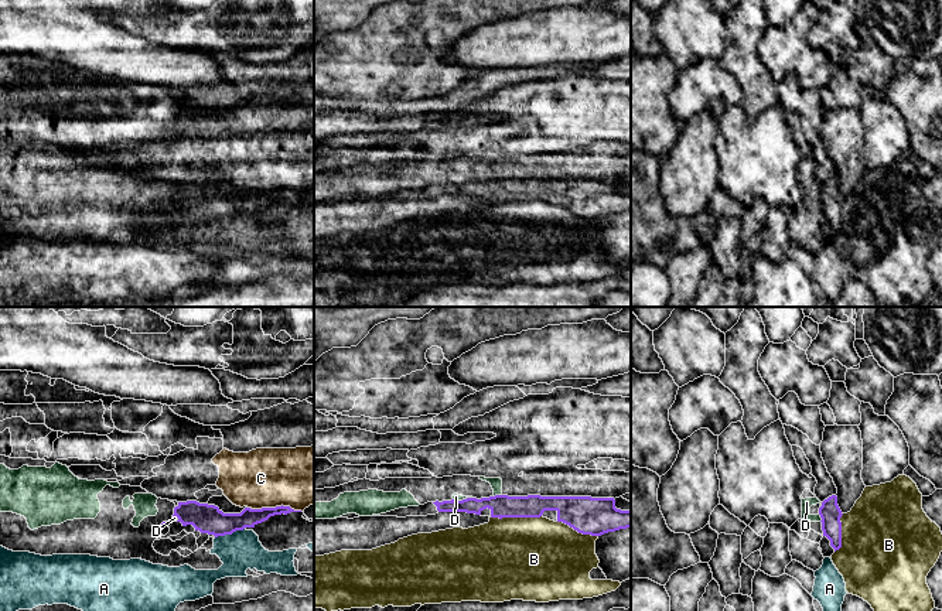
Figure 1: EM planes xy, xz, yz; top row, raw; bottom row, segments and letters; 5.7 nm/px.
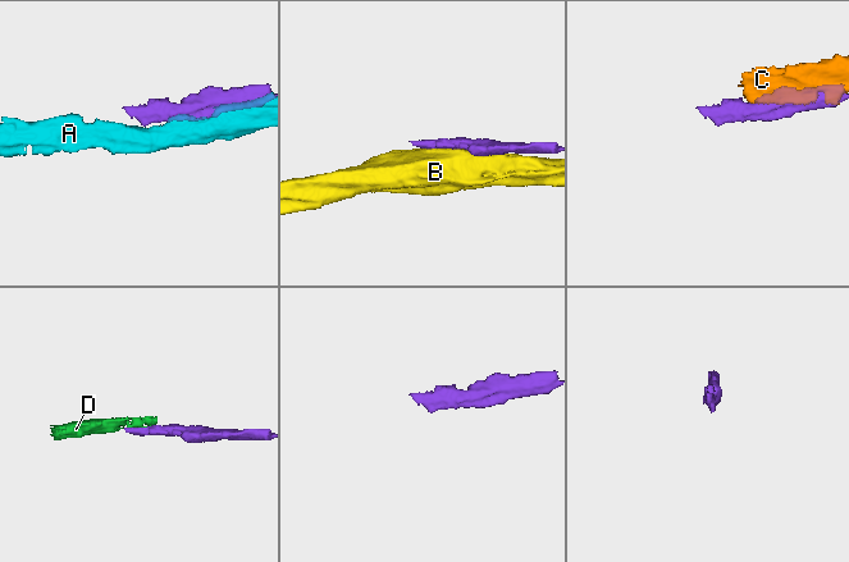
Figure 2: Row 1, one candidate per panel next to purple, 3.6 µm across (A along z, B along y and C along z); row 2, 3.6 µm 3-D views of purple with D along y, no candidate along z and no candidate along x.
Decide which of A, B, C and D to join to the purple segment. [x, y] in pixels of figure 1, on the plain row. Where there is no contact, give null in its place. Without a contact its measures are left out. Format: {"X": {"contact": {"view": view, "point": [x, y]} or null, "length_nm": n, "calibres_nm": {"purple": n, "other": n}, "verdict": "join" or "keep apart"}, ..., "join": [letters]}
{"A": {"contact": {"view": "xy", "point": [229, 217]}, "length_nm": 180, "calibres_nm": {"purple": 160, "other": 220}, "verdict": "keep apart"}, "B": {"contact": {"view": "xz", "point": [515, 200]}, "length_nm": 300, "calibres_nm": {"purple": 130, "other": 460}, "verdict": "keep apart"}, "C": {"contact": {"view": "xy", "point": [277, 190]}, "length_nm": 280, "calibres_nm": {"purple": 110, "other": 340}, "verdict": "keep apart"}, "D": {"contact": {"view": "xz", "point": [497, 178]}, "length_nm": 60, "calibres_nm": {"purple": 130, "other": 60}, "verdict": "keep apart"}, "join": []}

